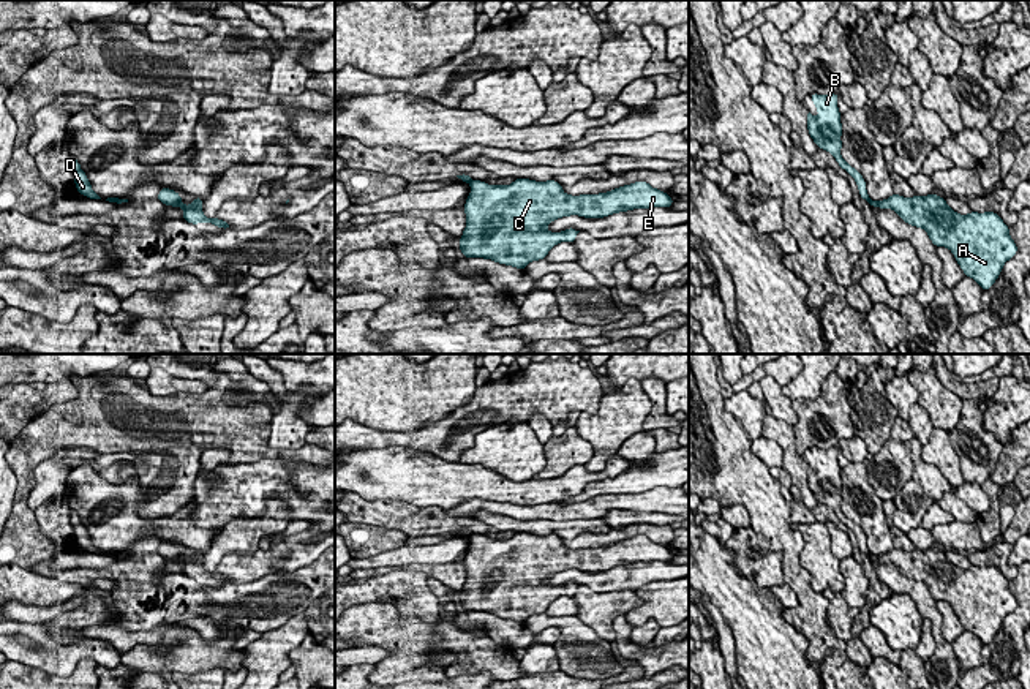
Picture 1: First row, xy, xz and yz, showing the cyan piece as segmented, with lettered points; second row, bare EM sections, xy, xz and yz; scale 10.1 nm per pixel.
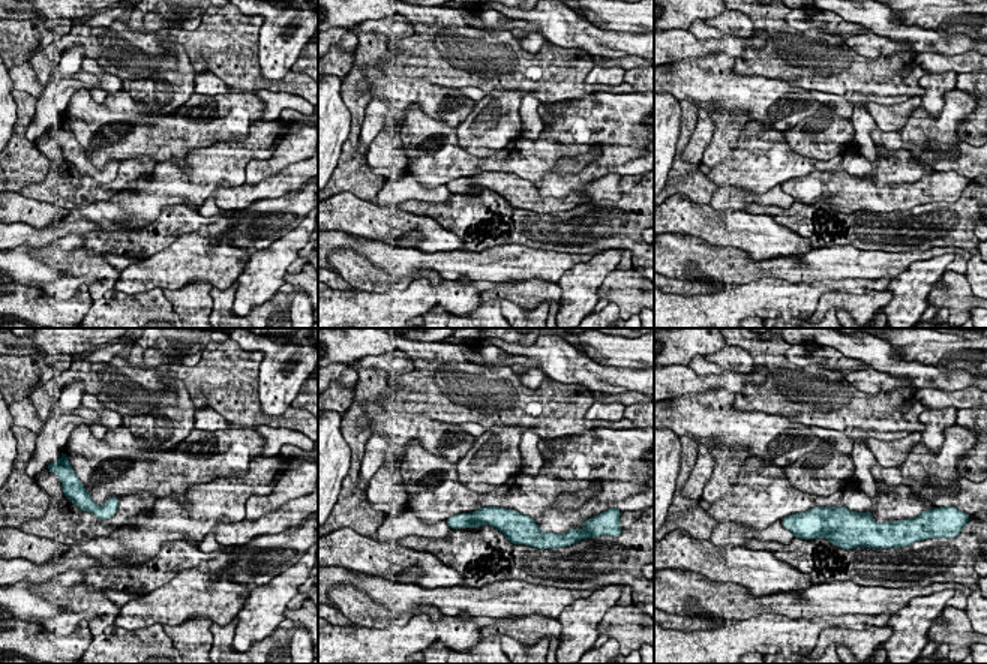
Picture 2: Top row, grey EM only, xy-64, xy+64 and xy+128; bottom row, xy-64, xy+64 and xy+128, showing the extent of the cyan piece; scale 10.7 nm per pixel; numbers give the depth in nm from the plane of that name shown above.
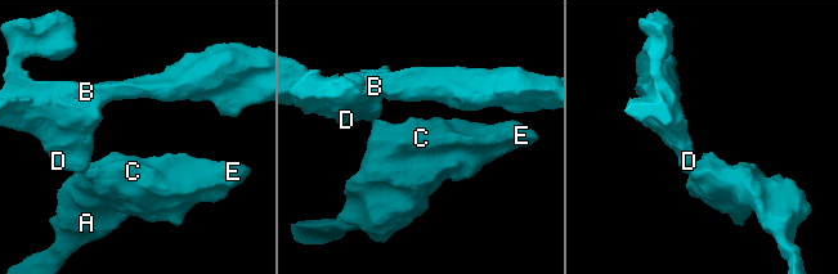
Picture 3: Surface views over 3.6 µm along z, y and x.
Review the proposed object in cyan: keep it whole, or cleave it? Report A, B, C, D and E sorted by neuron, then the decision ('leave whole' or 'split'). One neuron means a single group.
A C E / B D | split

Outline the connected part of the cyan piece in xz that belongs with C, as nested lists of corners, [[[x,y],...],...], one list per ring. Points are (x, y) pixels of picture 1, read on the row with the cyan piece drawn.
[[[515,179],[510,185],[471,180],[464,204],[466,228],[460,237],[463,258],[483,258],[524,270],[532,261],[545,259],[559,242],[573,243],[575,228],[550,232],[551,221],[578,215],[603,218],[633,209],[671,207],[665,191],[648,182],[633,182],[599,194],[572,196],[556,180]]]

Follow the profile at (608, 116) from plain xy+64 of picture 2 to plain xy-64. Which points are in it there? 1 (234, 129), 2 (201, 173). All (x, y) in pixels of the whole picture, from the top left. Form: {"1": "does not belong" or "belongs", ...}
{"1": "belongs", "2": "does not belong"}

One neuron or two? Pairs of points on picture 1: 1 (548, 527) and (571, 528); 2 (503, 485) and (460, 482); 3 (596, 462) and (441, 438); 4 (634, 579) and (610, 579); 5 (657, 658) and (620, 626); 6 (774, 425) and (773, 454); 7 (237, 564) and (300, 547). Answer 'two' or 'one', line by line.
1: one
2: one
3: two
4: one
5: one
6: two
7: one

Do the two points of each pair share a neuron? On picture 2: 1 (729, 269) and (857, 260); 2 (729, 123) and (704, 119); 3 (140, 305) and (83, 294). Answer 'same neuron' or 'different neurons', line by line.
1: same neuron
2: different neurons
3: different neurons

